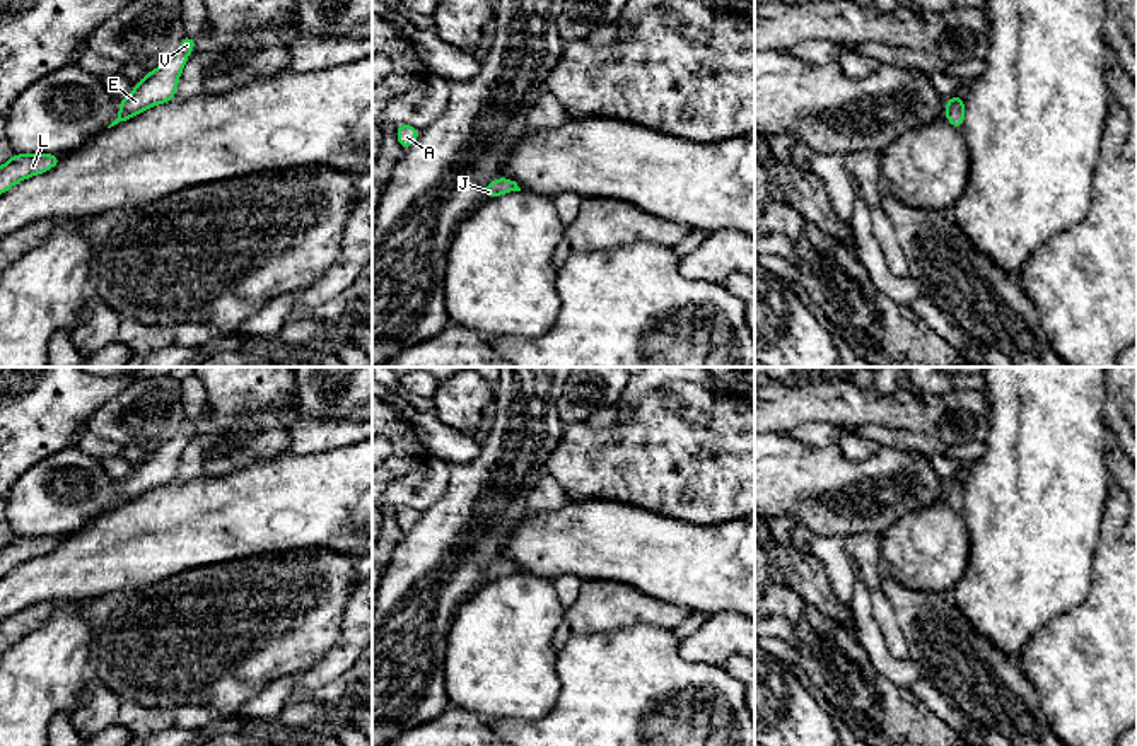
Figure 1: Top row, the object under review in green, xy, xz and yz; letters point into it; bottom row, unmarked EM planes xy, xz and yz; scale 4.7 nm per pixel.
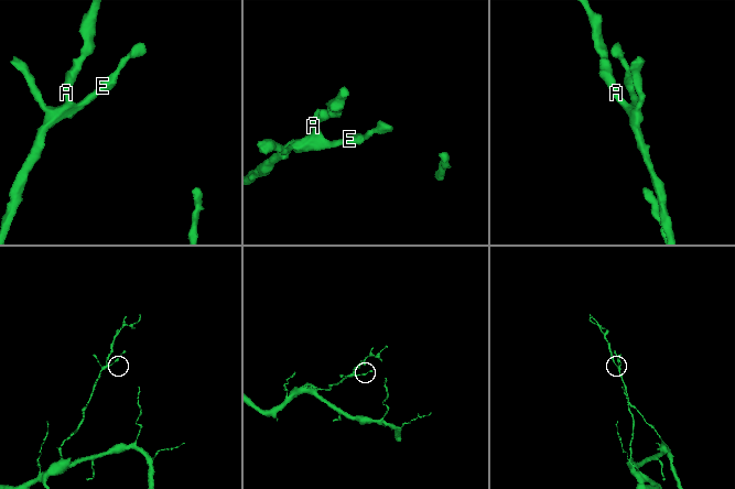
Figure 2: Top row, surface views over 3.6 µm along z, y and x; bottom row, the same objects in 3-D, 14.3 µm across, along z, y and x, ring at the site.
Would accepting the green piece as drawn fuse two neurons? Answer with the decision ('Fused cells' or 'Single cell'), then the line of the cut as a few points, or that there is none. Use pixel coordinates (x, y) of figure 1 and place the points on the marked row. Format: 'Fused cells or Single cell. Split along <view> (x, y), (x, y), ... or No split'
Single cell. No split

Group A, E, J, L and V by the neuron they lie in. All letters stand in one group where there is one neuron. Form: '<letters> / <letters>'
A E J L V

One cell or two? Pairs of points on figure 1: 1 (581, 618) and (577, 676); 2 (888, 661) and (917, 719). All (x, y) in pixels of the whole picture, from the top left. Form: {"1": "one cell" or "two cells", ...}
{"1": "two cells", "2": "two cells"}

